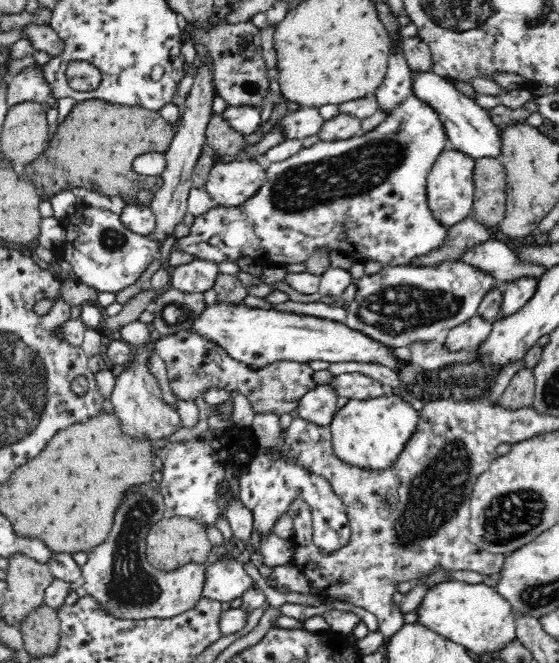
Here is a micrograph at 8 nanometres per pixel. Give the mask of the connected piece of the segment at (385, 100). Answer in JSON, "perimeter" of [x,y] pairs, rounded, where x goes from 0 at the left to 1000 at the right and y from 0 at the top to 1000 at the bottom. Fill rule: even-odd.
{"perimeter":[[[701,74],[698,78],[687,121],[671,139],[678,160],[694,172],[705,169],[705,163],[712,163],[712,157],[737,140],[741,110],[726,97],[717,78],[717,74]]]}

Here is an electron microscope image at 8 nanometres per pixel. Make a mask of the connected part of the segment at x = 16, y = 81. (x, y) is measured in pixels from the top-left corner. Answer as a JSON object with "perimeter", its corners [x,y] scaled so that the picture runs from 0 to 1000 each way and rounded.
{"perimeter":[[[70,103],[41,104],[29,115],[18,116],[13,125],[13,157],[14,161],[25,157],[36,157],[43,151],[63,151],[63,154],[79,154],[88,160],[100,155],[88,140],[84,127],[73,119]]]}

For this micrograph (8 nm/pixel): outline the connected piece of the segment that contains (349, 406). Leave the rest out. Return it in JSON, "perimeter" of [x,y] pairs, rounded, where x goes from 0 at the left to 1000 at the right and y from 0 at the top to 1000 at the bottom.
{"perimeter":[[[707,593],[655,603],[623,602],[619,609],[599,621],[589,640],[596,679],[621,700],[665,709],[691,709],[723,679],[726,668],[744,652],[748,637],[750,618]]]}

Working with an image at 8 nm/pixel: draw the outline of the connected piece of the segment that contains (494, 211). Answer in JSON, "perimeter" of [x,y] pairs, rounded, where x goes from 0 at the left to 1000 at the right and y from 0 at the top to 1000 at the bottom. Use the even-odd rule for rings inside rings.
{"perimeter":[[[894,238],[850,240],[850,288],[841,330],[878,345],[902,332],[907,305],[903,268],[903,250]]]}

